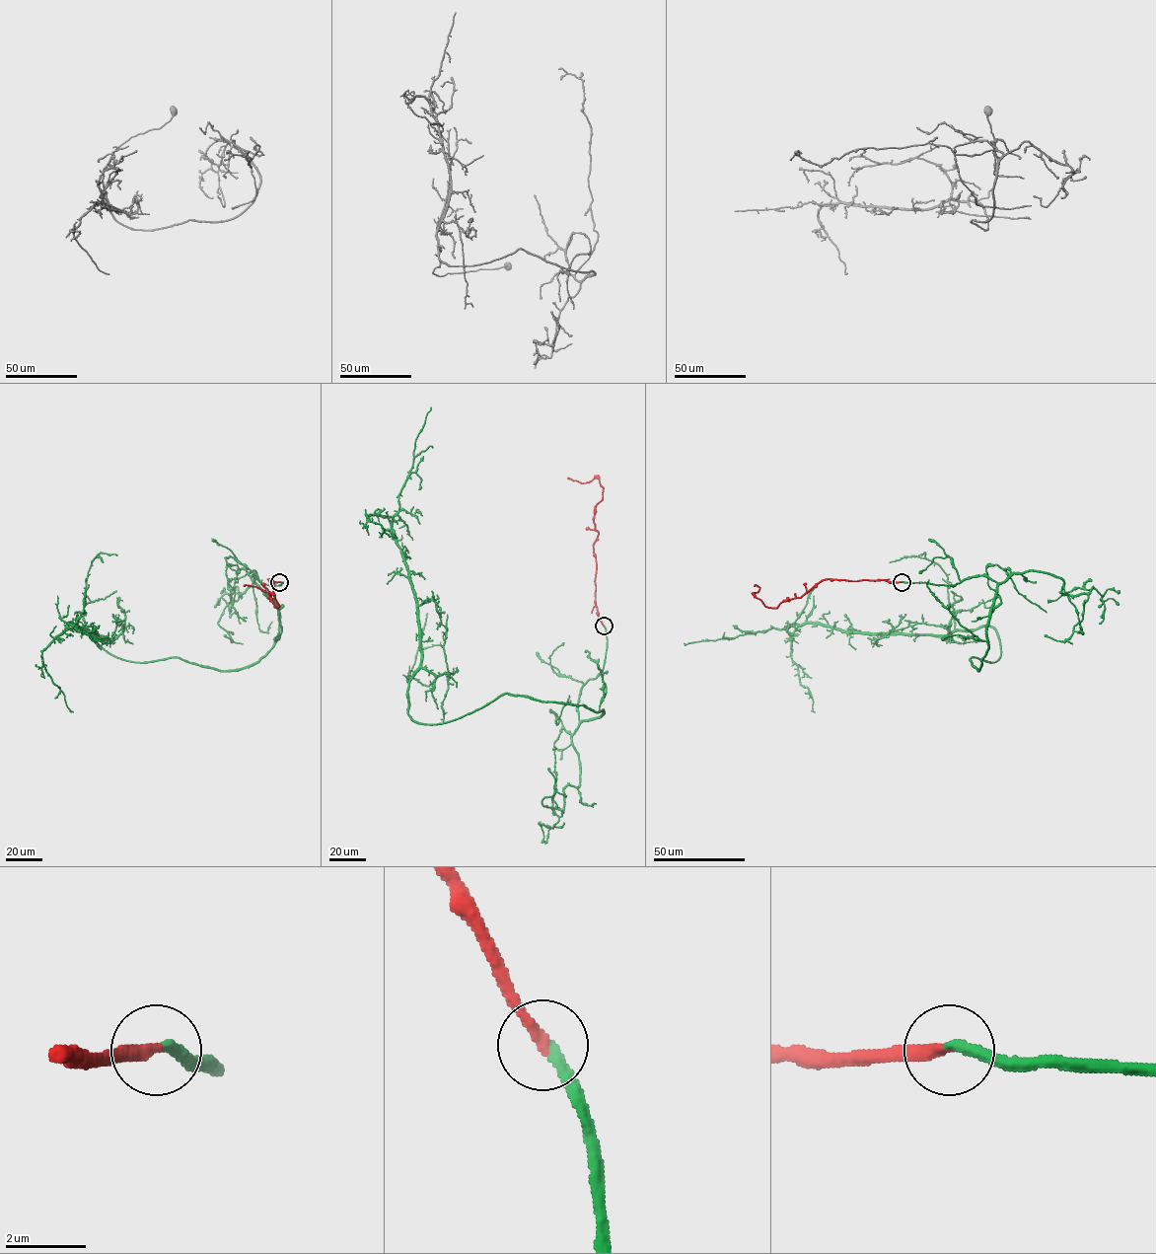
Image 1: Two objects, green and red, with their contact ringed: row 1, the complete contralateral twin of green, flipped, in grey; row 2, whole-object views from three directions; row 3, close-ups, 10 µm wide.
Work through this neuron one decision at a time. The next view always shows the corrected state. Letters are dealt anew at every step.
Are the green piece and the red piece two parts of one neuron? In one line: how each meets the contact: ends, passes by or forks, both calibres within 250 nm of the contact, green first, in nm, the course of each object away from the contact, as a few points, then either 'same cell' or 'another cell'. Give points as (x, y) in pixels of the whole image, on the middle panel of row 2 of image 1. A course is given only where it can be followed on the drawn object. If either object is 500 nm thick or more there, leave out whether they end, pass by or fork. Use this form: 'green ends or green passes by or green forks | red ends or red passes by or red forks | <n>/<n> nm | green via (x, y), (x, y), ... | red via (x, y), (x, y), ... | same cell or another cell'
green ends | red ends | 240/280 nm | green via (604, 626), (577, 710), (598, 718), (505, 694), (441, 723), (408, 713), (420, 628), (392, 520), (430, 407) | red via (604, 626), (596, 605), (593, 547), (598, 535), (595, 507), (603, 489), (597, 478), (585, 483), (567, 478) | same cell

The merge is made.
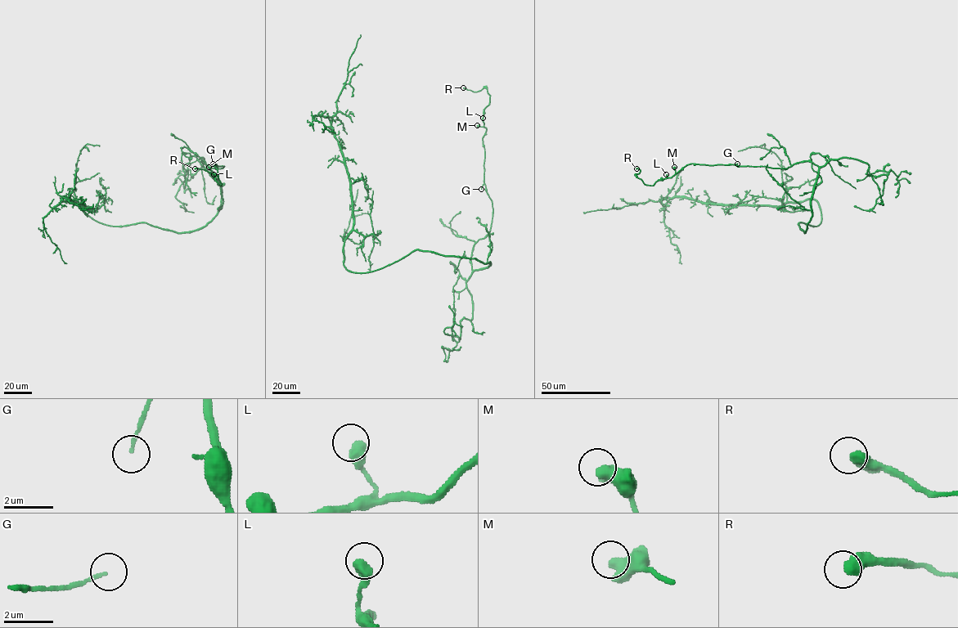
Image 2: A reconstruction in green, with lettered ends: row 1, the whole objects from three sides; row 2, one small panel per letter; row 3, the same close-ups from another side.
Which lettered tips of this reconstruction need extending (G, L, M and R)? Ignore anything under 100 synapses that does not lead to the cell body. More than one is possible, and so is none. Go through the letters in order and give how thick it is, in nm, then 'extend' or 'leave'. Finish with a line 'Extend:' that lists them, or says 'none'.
G: 120 nm | leave
L: 480 nm | leave
M: 600 nm | leave
R: 500 nm | leave
Extend: none

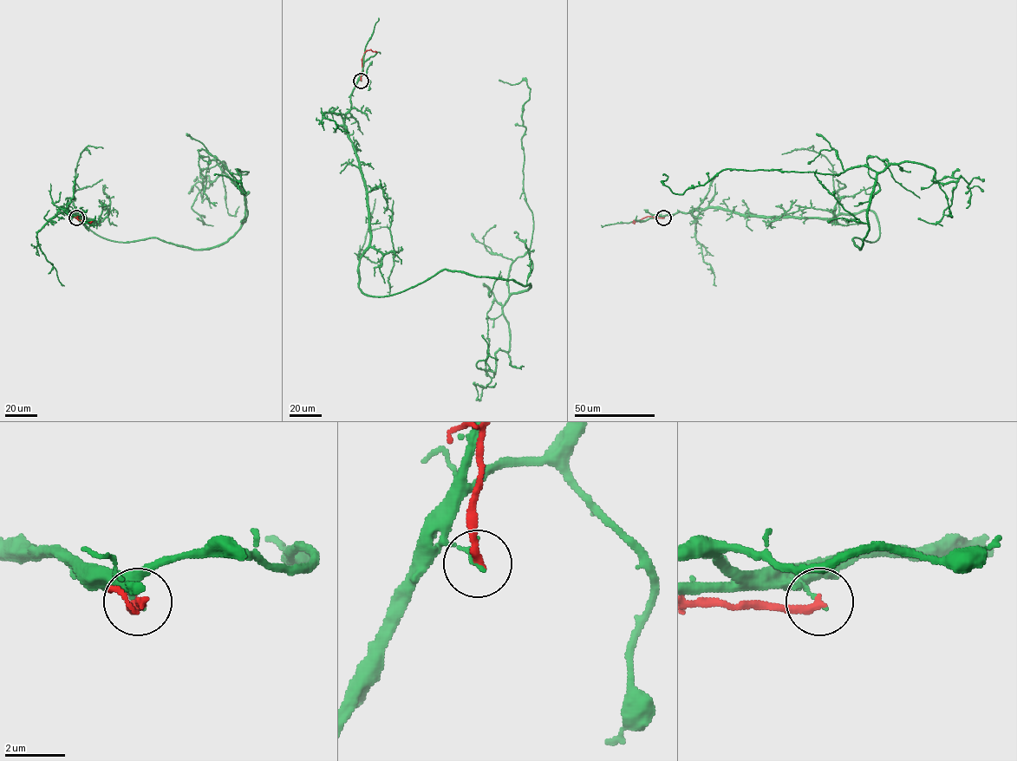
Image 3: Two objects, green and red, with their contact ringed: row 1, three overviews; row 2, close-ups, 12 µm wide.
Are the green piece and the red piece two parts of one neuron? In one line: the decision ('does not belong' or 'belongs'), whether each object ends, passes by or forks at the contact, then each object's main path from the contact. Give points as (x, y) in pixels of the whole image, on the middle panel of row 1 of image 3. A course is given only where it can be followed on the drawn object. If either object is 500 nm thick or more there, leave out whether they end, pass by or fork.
does not belong; green ends there; red ends there; green runs (361, 81), (359, 288), (386, 296), (444, 269), (530, 286), (507, 284), (533, 230), (530, 90), (498, 80); red runs (361, 81), (364, 53), (370, 49), (377, 52)

